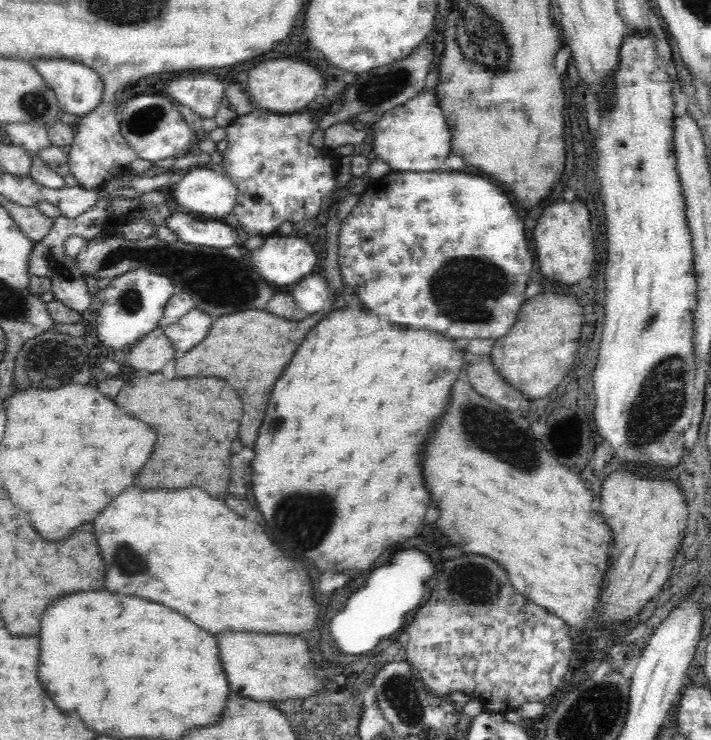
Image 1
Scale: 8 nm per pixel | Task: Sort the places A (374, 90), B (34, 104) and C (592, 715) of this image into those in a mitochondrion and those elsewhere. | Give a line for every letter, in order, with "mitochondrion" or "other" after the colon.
A: mitochondrion
B: mitochondrion
C: mitochondrion

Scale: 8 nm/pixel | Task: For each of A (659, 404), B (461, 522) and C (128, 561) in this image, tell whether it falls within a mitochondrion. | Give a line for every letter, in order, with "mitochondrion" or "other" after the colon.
A: mitochondrion
B: other
C: mitochondrion

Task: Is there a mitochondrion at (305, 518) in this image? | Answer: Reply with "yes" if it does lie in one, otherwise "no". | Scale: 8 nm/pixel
yes

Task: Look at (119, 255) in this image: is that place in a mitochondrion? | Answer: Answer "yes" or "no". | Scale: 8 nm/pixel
yes

